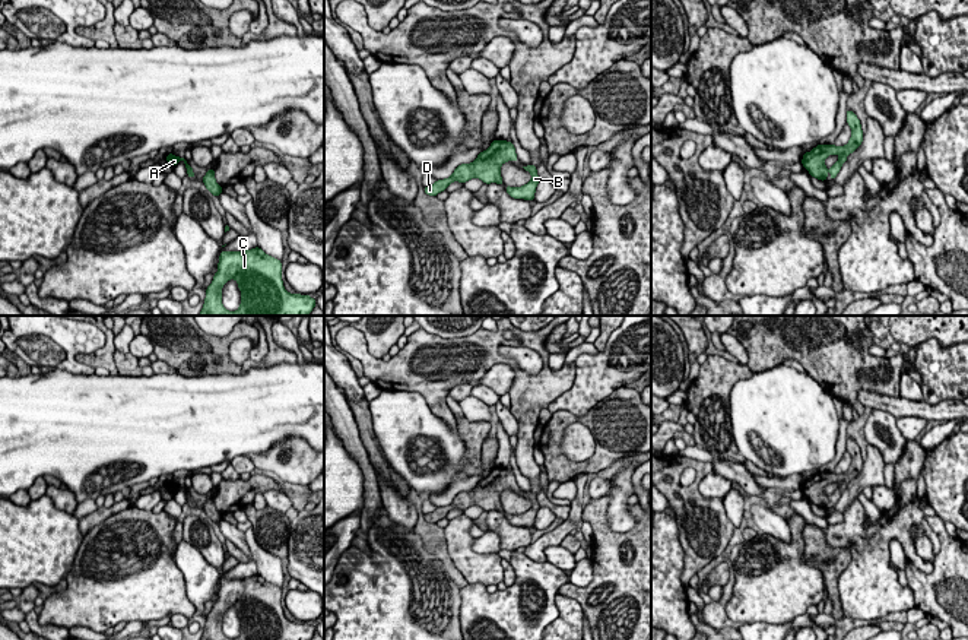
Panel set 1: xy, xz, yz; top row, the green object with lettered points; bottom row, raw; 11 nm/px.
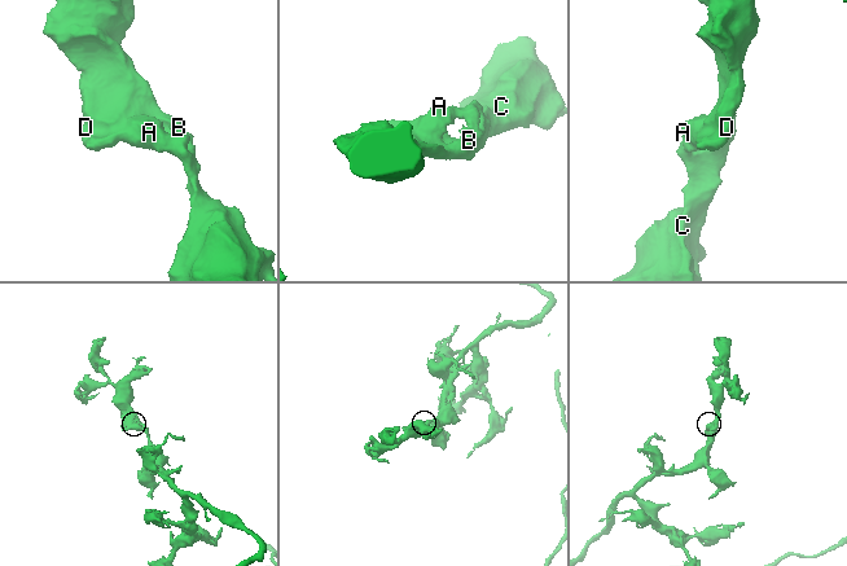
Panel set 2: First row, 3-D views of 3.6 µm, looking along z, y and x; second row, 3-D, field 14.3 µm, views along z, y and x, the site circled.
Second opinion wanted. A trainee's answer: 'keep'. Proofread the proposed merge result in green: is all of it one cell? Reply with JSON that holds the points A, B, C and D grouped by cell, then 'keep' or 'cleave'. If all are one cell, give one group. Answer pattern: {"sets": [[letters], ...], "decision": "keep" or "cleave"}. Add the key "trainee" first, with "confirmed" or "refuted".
{"trainee": "confirmed", "sets": [["A", "B", "C", "D"]], "decision": "keep"}

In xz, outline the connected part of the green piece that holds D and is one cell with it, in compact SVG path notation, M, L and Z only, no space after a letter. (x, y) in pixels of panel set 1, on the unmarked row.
M495 466L473 489L458 492L448 506L437 507L434 511L423 514L423 517L429 523L437 523L447 517L451 510L466 510L472 506L479 506L485 511L504 511L501 492L508 488L518 488L512 469Z

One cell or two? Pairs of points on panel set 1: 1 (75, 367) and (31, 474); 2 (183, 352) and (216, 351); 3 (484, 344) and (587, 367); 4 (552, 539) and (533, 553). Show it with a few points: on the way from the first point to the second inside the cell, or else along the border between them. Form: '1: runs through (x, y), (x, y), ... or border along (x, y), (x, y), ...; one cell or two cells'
1: border along (59, 368), (92, 374); two cells
2: runs through (191, 352), (208, 352); one cell
3: border along (574, 361), (574, 383), (559, 395); two cells
4: runs through (548, 539), (538, 548); one cell

